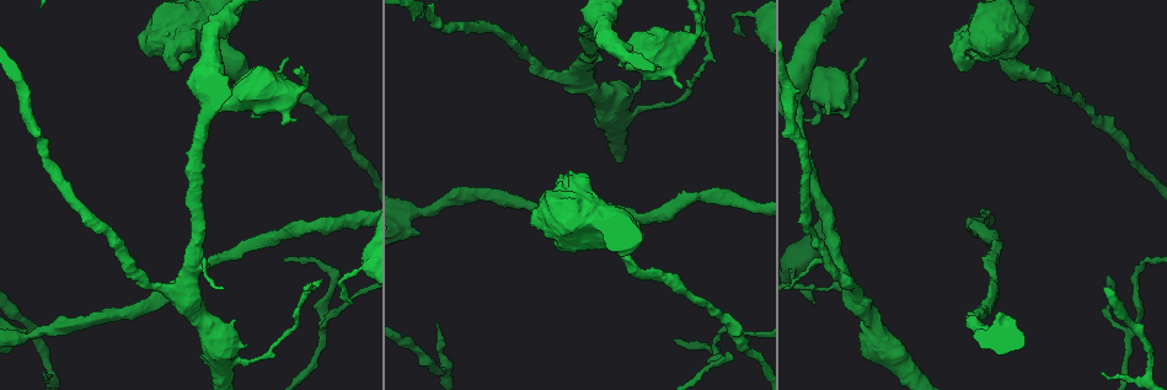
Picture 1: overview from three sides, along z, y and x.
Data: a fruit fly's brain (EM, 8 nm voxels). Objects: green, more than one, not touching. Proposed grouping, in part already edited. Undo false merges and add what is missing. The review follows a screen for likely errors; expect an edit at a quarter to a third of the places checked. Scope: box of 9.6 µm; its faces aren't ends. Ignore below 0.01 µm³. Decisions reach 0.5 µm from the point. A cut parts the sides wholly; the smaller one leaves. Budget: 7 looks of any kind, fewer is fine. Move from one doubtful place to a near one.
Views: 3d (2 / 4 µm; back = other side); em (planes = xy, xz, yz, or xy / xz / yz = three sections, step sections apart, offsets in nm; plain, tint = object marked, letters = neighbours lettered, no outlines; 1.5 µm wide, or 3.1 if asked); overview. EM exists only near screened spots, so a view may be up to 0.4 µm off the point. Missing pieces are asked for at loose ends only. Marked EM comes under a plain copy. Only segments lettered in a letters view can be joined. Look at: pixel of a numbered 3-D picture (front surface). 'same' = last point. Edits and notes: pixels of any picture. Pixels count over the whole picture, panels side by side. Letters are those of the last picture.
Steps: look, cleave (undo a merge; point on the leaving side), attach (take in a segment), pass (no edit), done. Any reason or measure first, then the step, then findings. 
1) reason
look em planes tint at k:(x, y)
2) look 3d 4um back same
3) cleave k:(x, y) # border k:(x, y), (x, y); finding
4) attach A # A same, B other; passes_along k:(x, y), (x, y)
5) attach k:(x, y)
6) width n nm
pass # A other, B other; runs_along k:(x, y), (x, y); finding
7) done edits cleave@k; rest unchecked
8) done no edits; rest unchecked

narrows sharply
look em xz step 8 letters at 1:(29, 338)

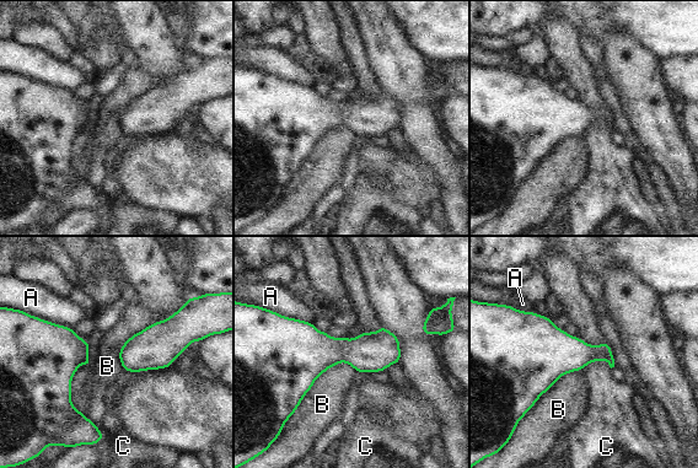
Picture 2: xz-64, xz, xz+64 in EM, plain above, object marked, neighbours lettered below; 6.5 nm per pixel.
look em planes letters same

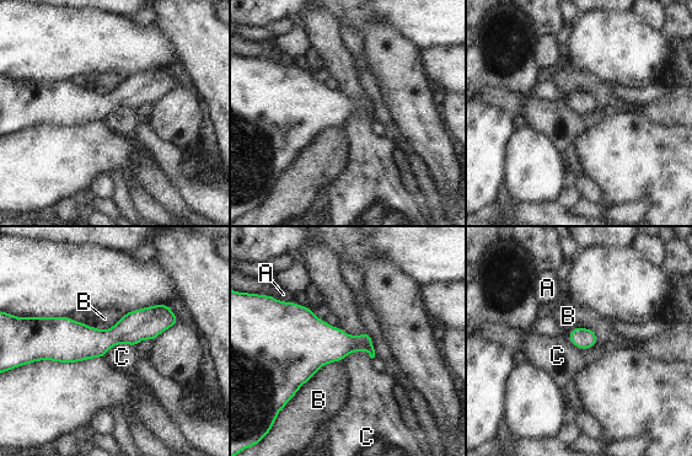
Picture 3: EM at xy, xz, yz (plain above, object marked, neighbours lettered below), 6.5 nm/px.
pass # A other, B other, C other; runs_along 3:(173, 320), (108, 338), (38, 338); continuous, no second neuron

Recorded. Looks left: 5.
abrupt turn
look 3d 2um at 1:(1132, 331)

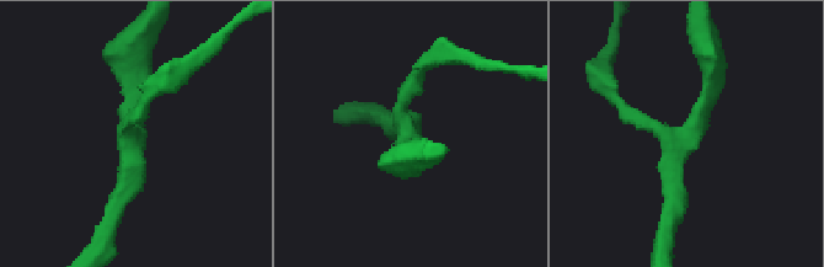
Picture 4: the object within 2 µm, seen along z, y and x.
arms 3
look em planes letters at 4:(129, 132)

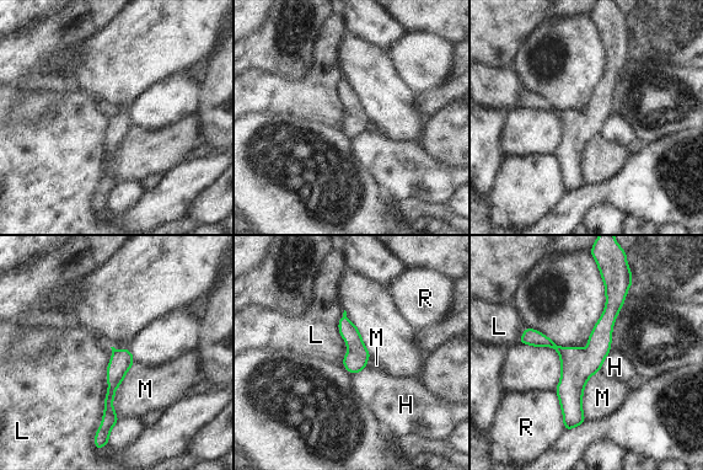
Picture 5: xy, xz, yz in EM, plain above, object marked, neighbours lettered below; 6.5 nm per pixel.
width 140 nm
pass # H other, L other, M other, R other; one neuron here

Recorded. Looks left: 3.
free end
look em xz step 4 tint at 1:(352, 304)

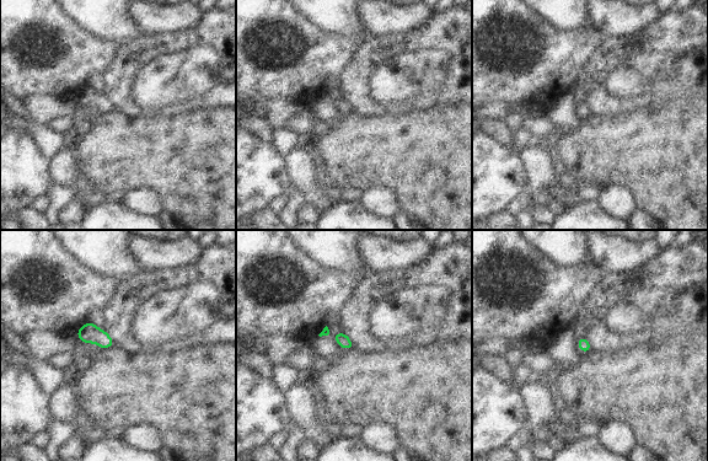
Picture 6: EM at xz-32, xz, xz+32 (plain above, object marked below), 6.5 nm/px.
look em planes letters same

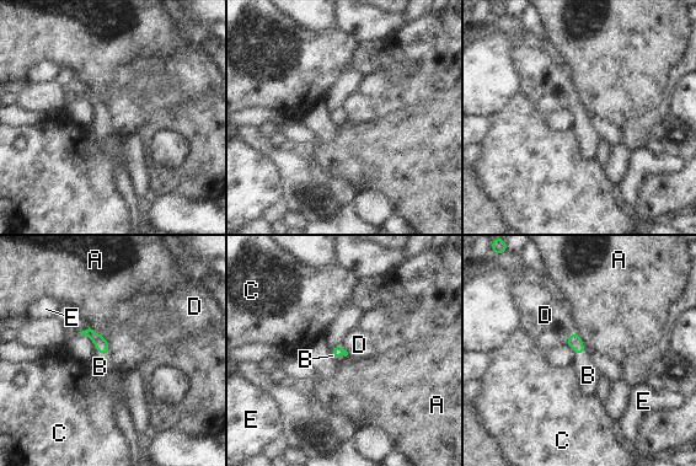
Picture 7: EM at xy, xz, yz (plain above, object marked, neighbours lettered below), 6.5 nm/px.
attach B # A other, B same, C other, D other, E other; the neuron continues

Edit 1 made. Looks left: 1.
done edits attach@7; rest unchecked

